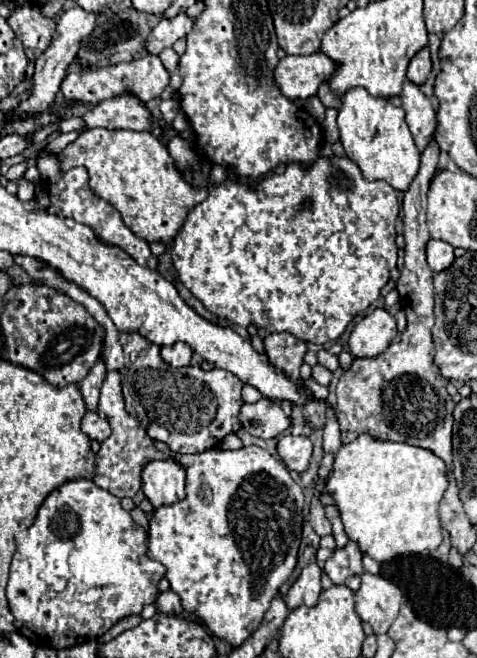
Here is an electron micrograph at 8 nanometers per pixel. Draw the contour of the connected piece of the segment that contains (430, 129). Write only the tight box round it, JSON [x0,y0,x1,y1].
[400,81,436,151]

